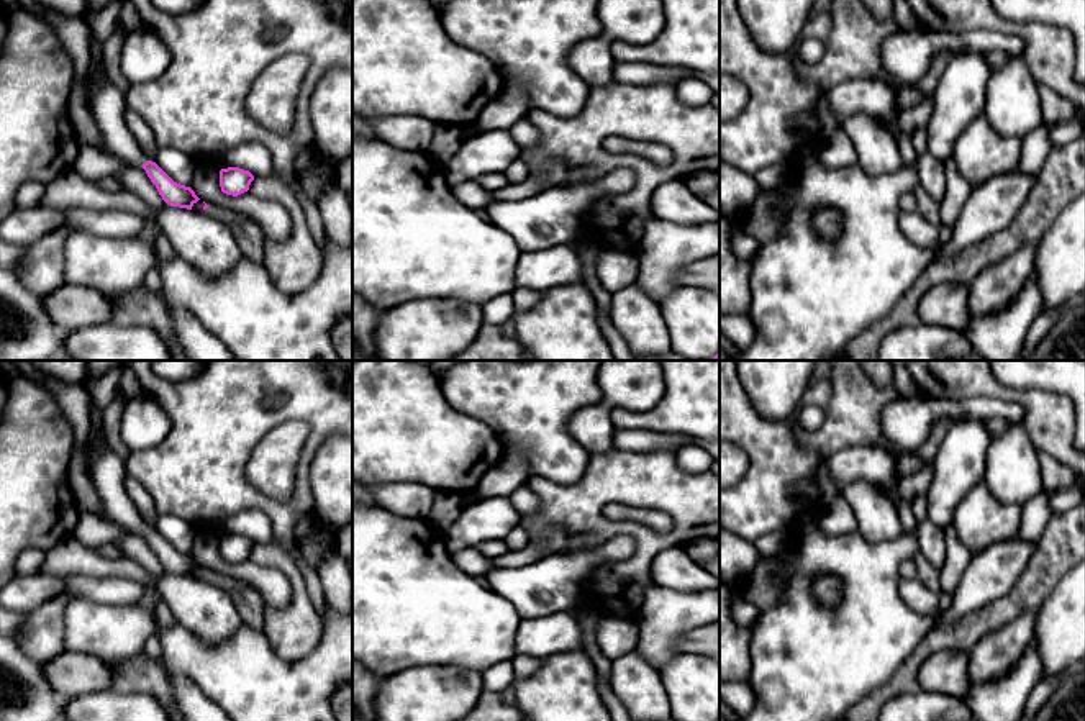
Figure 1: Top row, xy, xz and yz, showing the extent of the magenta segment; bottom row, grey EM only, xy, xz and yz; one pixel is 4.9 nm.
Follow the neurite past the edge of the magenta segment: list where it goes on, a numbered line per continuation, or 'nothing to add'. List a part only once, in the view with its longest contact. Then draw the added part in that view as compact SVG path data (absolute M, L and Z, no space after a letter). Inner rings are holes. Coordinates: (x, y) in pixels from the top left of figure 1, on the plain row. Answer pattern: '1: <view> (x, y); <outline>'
1: xy (105, 467); M90 434L84 454L87 475L100 495L105 511L128 531L141 534L148 526L125 488L126 456L118 454L107 438L92 439Z

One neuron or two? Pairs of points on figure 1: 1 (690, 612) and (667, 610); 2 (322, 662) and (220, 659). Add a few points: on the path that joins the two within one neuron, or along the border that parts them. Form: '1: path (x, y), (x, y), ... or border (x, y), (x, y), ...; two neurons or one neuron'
1: path (685, 612), (672, 612); one neuron
2: path (297, 674), (245, 674); one neuron

